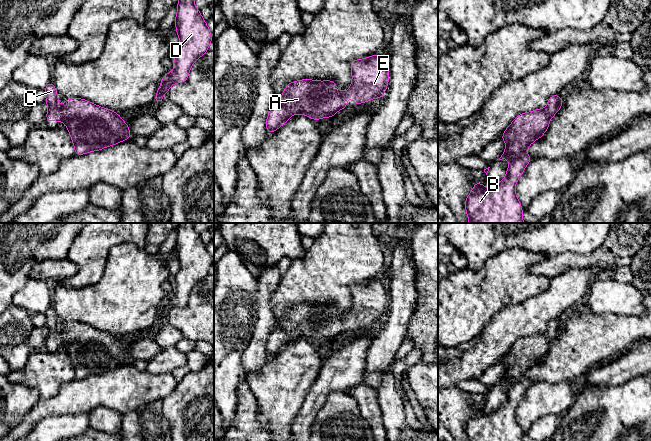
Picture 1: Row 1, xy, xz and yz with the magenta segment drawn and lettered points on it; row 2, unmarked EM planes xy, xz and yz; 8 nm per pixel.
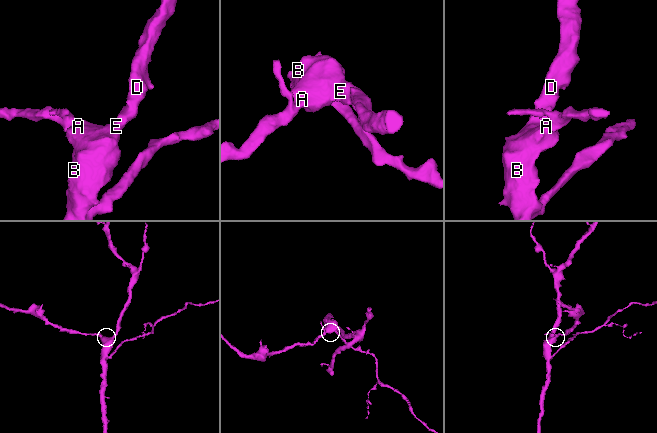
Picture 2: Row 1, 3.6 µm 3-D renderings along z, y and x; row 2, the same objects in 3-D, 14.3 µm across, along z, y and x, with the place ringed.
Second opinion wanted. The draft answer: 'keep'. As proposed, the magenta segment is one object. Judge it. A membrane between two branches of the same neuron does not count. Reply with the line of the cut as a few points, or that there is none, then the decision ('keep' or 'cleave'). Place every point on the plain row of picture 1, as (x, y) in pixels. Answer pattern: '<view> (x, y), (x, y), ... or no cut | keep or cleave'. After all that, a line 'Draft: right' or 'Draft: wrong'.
no cut | keep
Draft: right

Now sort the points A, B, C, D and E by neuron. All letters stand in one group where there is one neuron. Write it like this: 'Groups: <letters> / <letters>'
Groups: A B C D E

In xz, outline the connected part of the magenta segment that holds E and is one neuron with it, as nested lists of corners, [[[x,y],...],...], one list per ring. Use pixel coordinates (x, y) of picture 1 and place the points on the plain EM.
[[[382,278],[352,284],[350,289],[352,308],[344,316],[337,314],[333,304],[304,303],[287,308],[285,316],[280,319],[283,328],[273,331],[268,337],[267,357],[280,352],[293,338],[304,338],[315,345],[320,342],[333,342],[337,335],[347,332],[348,318],[355,329],[376,321],[381,323],[389,305],[389,294]]]

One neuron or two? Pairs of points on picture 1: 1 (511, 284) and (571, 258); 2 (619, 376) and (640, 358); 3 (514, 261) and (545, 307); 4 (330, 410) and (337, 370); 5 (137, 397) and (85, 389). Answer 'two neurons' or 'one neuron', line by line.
1: two neurons
2: one neuron
3: two neurons
4: two neurons
5: one neuron

